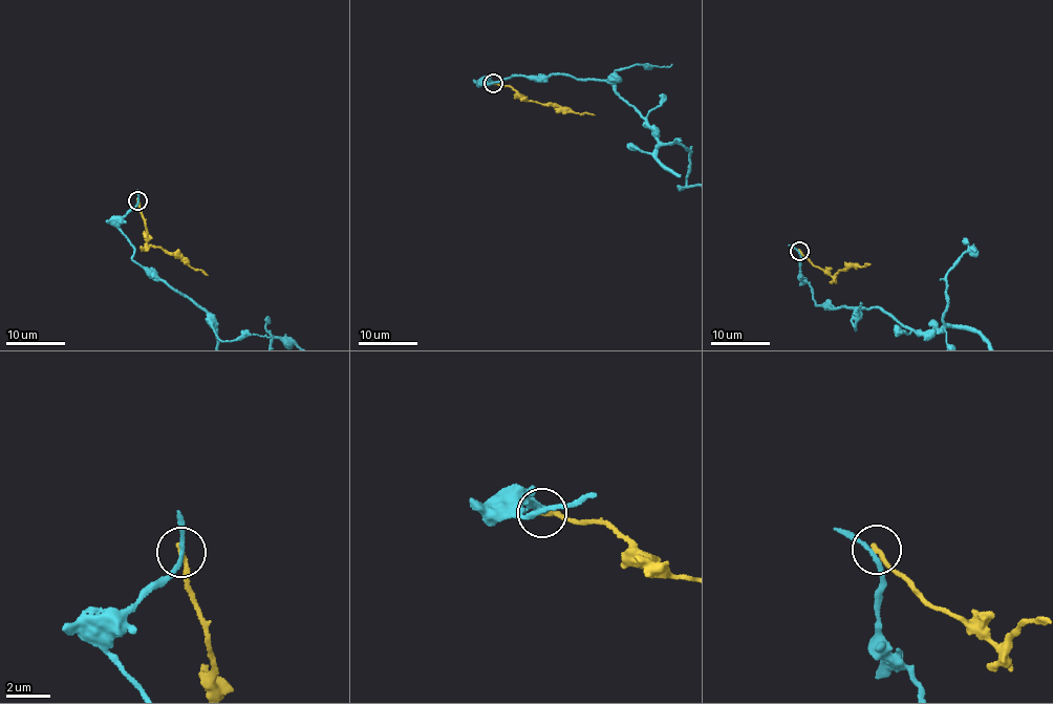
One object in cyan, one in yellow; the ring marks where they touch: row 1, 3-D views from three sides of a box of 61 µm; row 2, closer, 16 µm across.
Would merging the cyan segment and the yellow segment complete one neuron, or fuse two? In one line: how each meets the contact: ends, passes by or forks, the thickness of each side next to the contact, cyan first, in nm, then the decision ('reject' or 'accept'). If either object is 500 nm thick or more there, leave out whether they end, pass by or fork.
cyan passes by; yellow ends; calibres 180 and 240 nm; reject

